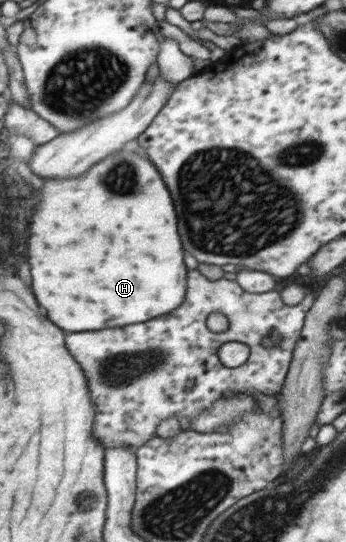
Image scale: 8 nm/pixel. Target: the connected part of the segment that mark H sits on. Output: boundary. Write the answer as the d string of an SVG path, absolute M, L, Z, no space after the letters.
M132 146L122 148L110 156L97 162L88 172L72 178L42 178L35 179L35 188L42 188L38 194L36 210L32 214L30 222L30 238L28 238L28 264L32 274L32 288L36 294L36 300L42 308L46 308L48 318L68 332L86 332L90 330L102 330L102 328L116 328L116 326L128 326L138 322L150 321L152 318L166 317L172 310L178 309L186 296L186 266L184 266L184 252L182 242L178 234L178 220L174 212L174 202L170 198L170 192L166 190L166 183L155 164L142 153L134 151Z

